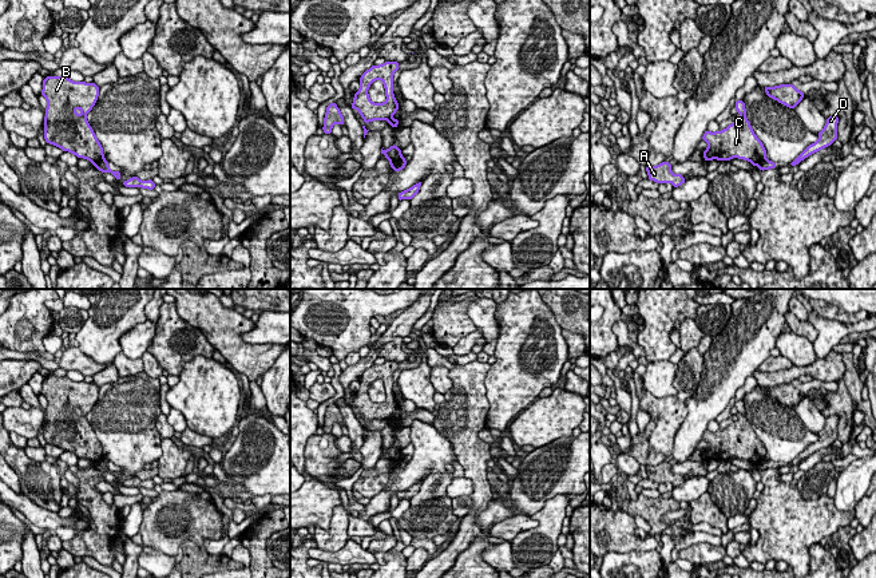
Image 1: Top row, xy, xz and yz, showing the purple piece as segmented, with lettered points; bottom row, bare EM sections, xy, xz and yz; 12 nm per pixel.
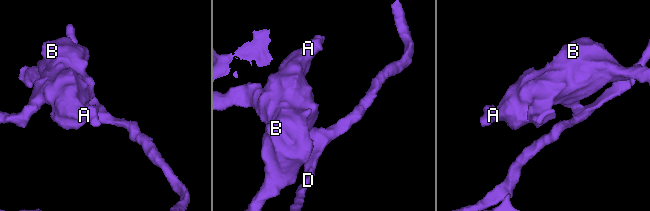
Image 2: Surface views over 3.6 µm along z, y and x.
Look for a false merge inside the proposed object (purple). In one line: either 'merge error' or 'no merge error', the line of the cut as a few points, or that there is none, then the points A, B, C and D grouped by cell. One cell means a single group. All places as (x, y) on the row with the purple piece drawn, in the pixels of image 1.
merge error | xy (103, 158), (94, 165) | A B C / D

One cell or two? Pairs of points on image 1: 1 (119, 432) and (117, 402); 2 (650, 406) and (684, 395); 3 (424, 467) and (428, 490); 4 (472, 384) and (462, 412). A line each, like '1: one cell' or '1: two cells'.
1: one cell
2: two cells
3: two cells
4: one cell

